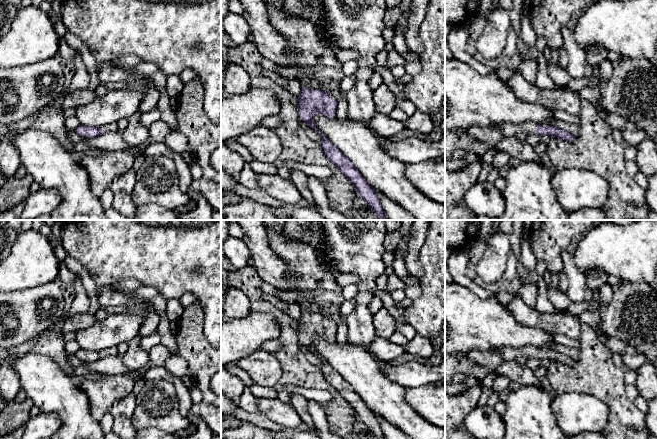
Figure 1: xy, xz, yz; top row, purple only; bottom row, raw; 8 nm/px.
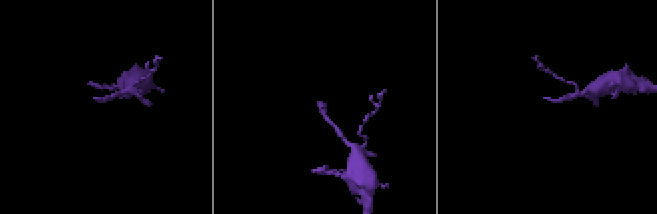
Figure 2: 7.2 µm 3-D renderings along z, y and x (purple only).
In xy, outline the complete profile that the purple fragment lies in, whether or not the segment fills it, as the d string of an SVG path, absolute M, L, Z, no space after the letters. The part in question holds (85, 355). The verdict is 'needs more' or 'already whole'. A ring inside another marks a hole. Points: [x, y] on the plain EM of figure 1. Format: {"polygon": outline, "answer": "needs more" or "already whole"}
{"polygon": "M117 347L107 348L102 351L80 349L75 355L82 361L96 361L104 357L117 355Z", "answer": "needs more"}

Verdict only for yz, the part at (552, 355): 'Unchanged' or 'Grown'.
Grown

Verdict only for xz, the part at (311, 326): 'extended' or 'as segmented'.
extended

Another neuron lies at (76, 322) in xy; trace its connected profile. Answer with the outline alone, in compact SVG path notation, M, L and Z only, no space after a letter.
M85 313L85 314L75 314L69 316L63 325L63 332L76 332L79 330L87 329L92 326L97 319L93 314Z

